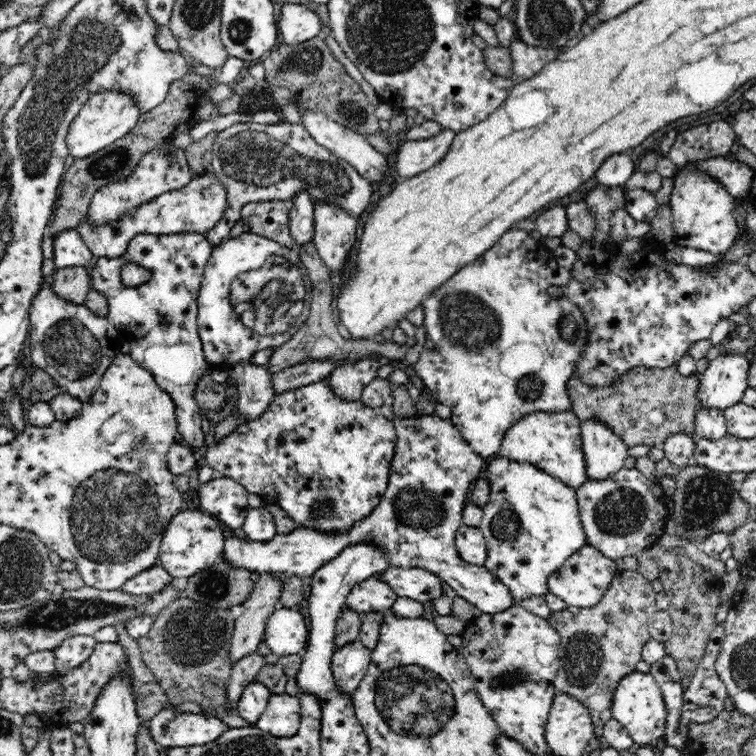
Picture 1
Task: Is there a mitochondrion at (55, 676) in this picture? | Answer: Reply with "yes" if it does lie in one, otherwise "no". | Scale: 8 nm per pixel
no

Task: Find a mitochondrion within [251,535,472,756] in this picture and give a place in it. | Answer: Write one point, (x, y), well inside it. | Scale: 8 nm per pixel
(415, 702)

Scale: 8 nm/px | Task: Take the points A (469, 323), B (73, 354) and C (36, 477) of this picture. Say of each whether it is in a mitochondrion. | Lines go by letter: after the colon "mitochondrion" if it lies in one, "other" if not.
A: mitochondrion
B: mitochondrion
C: other

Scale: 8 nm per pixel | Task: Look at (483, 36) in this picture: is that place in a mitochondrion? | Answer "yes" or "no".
no

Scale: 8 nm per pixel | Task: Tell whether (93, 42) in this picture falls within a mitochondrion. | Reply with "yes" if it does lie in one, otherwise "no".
yes

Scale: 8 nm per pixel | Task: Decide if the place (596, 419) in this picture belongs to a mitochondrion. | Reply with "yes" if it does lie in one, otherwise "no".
no

